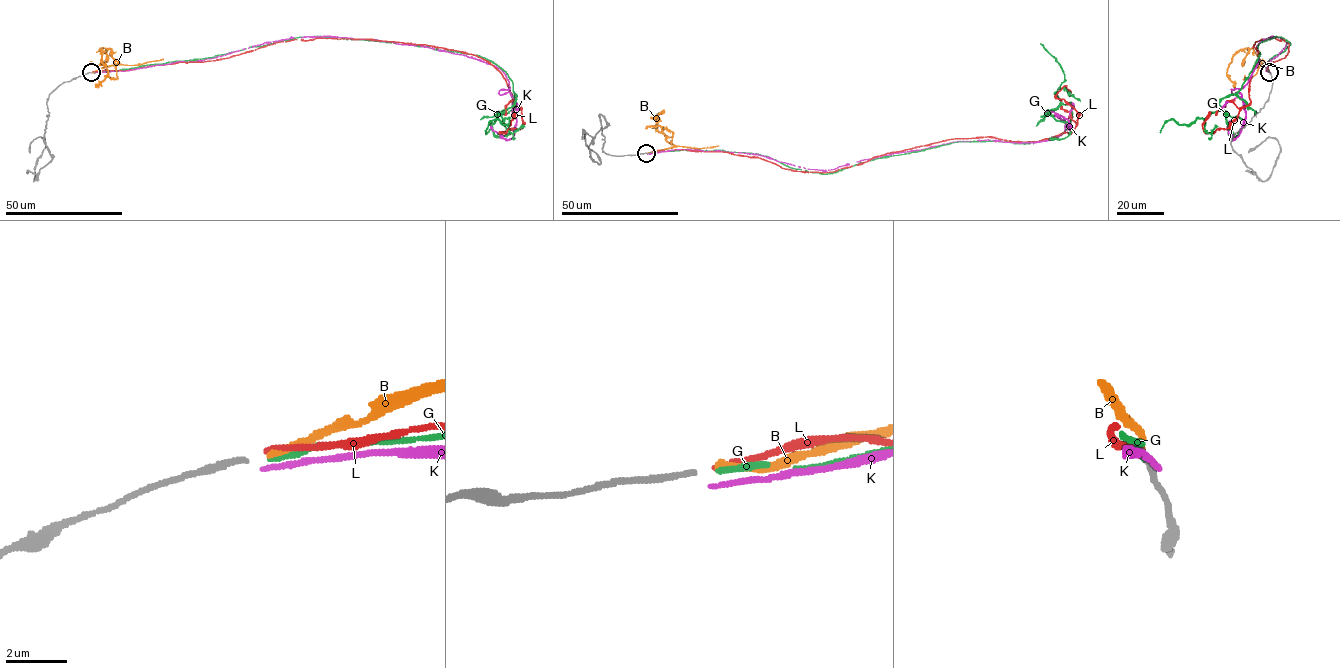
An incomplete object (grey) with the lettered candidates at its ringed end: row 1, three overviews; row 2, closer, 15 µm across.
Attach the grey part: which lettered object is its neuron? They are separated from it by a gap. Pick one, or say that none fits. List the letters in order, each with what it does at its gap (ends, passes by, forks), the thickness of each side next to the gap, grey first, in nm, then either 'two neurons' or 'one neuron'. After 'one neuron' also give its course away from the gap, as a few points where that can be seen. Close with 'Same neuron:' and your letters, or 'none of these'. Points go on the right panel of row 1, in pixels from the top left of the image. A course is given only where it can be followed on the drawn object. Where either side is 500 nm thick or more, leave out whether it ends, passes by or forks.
B: it ends | 170/240 nm | two neurons
G: it ends | 170/180 nm | one neuron | via (1269, 72), (1290, 45), (1282, 37), (1258, 45), (1218, 111), (1168, 119), (1160, 132)
K: it ends | 170/150 nm | two neurons
L: it ends | 170/180 nm | two neurons
Same neuron: G

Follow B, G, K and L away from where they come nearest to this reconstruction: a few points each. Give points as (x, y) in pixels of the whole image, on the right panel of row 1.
B: (1269, 72), (1253, 49), (1240, 49), (1233, 56), (1226, 75), (1235, 87)
G: (1269, 72), (1290, 45), (1282, 37), (1258, 45), (1218, 111), (1168, 119), (1160, 132)
K: (1270, 73), (1287, 42), (1276, 36), (1231, 91), (1246, 113), (1234, 139), (1230, 120)
L: (1269, 72), (1270, 62), (1287, 55), (1283, 39), (1256, 42), (1250, 102), (1226, 129), (1206, 133), (1210, 111)

